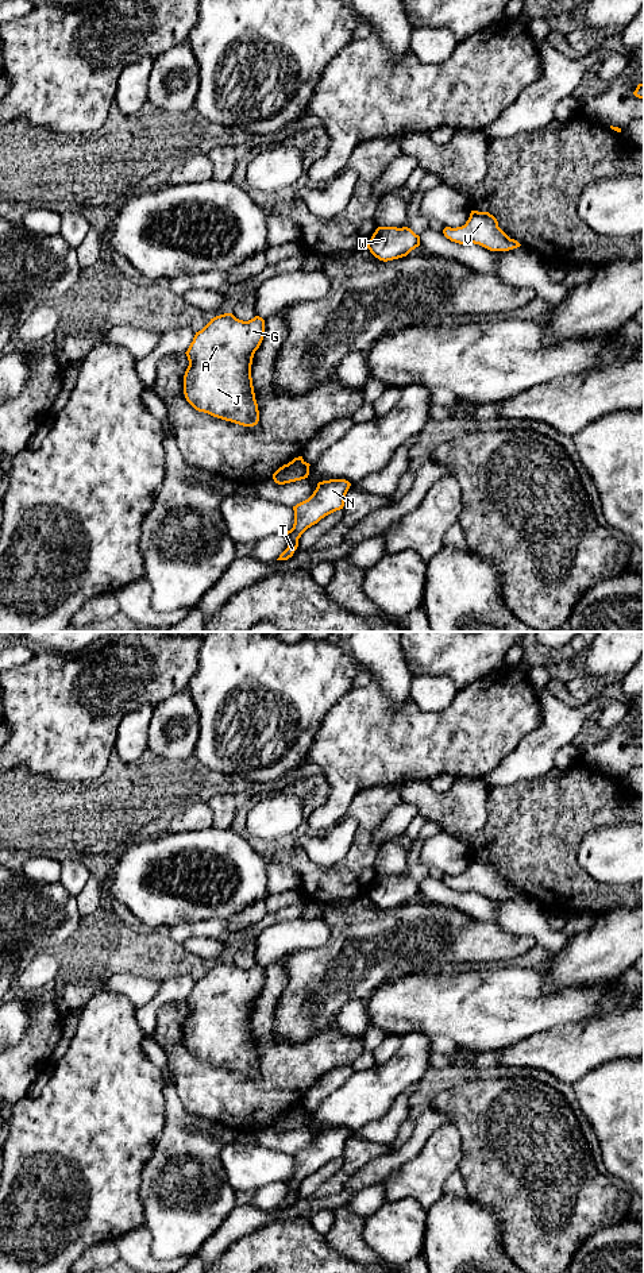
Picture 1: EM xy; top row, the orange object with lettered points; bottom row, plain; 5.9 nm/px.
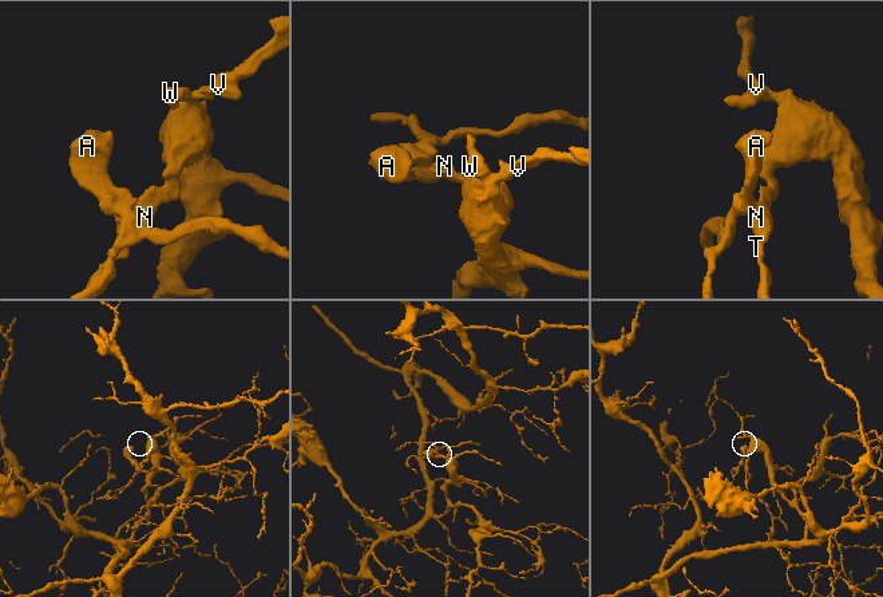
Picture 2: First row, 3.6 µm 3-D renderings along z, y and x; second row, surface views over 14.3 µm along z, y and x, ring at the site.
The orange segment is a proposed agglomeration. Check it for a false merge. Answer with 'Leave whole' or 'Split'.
Leave whole

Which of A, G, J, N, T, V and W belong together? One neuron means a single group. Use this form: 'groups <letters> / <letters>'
groups A G J N T V W

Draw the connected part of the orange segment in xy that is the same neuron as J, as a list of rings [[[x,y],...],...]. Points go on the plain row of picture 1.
[[[224,961],[211,967],[185,1000],[189,1014],[184,1023],[186,1049],[198,1060],[254,1075],[259,1069],[251,1012],[265,984],[265,968],[248,969]]]

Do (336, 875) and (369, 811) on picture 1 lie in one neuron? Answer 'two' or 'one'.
one

